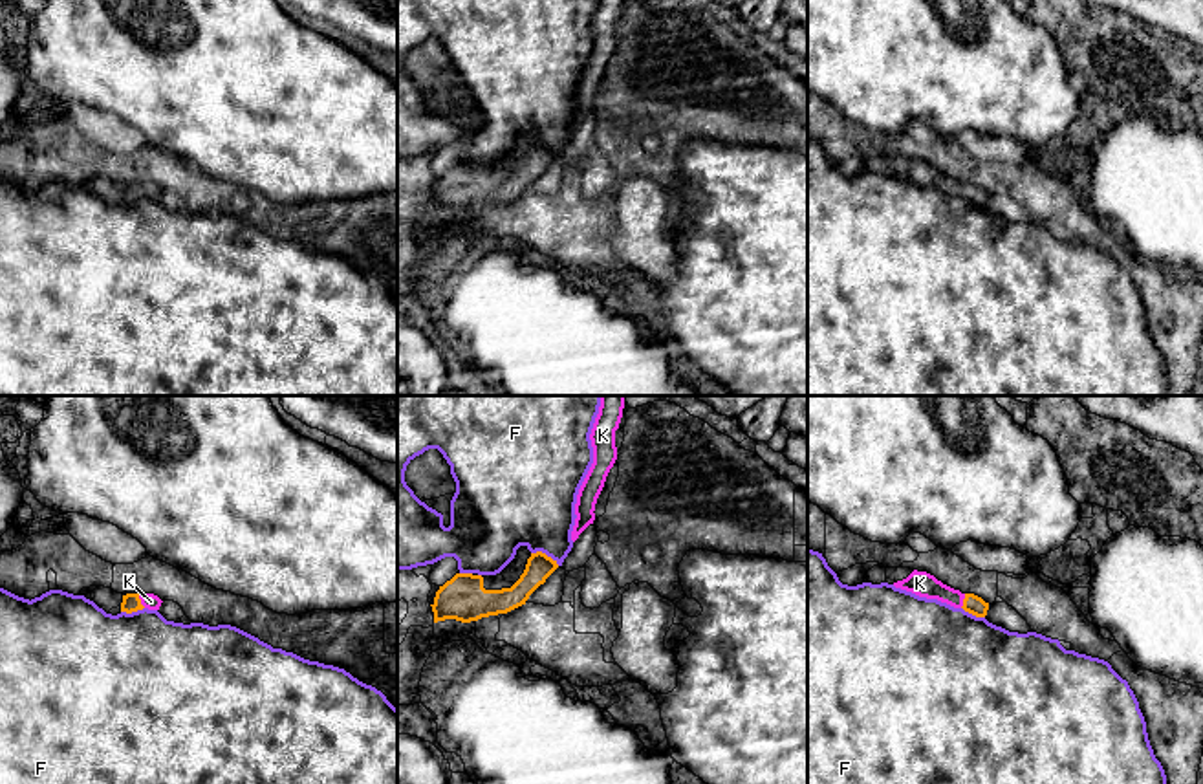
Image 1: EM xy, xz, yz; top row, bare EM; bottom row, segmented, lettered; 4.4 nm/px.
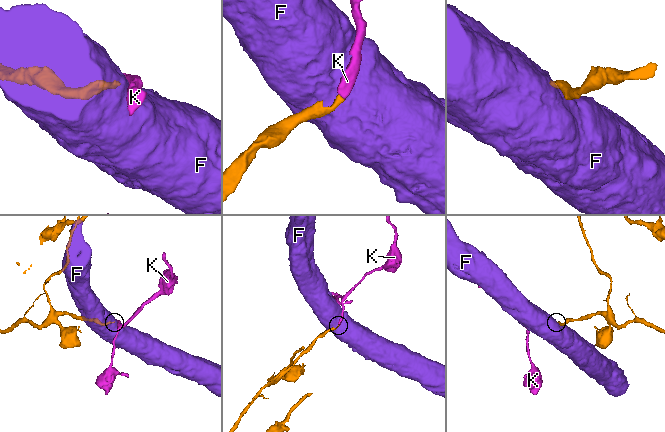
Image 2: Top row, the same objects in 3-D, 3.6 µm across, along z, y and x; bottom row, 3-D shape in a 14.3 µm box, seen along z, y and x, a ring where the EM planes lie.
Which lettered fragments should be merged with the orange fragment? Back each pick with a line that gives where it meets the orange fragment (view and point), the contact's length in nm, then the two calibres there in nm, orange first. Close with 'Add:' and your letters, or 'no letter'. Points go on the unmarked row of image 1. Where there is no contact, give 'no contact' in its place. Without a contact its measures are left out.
K: meets orange in xy at (140, 191); contact 70 nm long; 80 nm thick on the orange side, 70 nm on the other
Add: K

